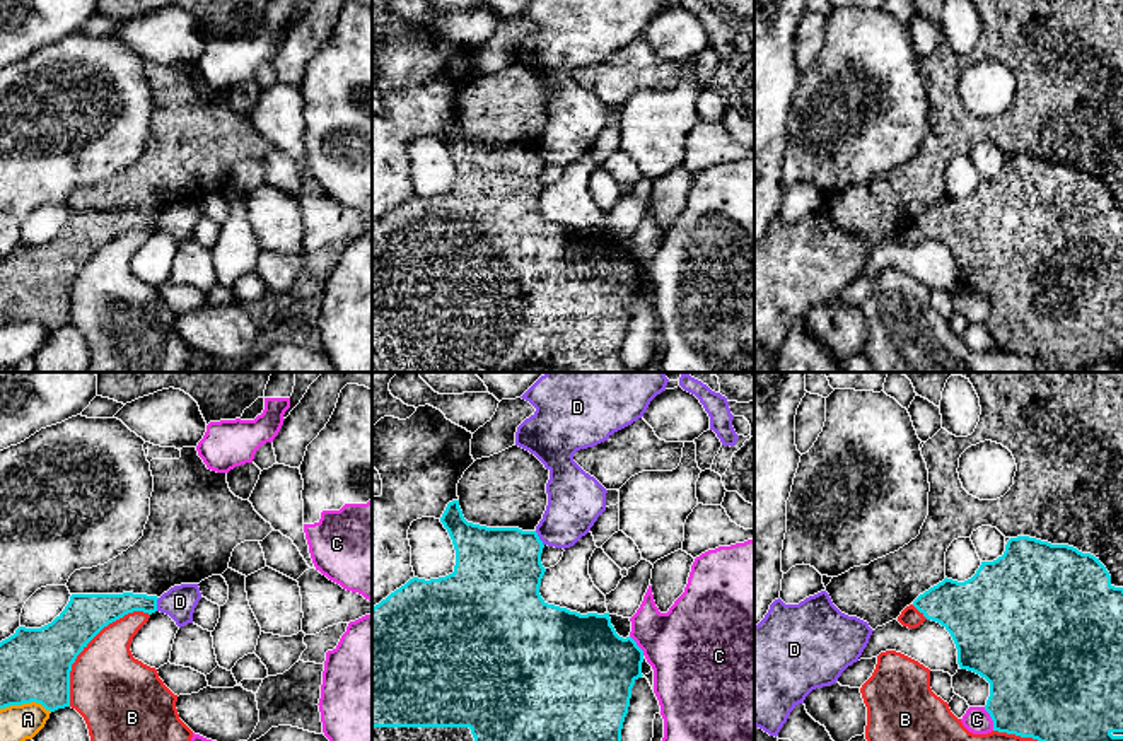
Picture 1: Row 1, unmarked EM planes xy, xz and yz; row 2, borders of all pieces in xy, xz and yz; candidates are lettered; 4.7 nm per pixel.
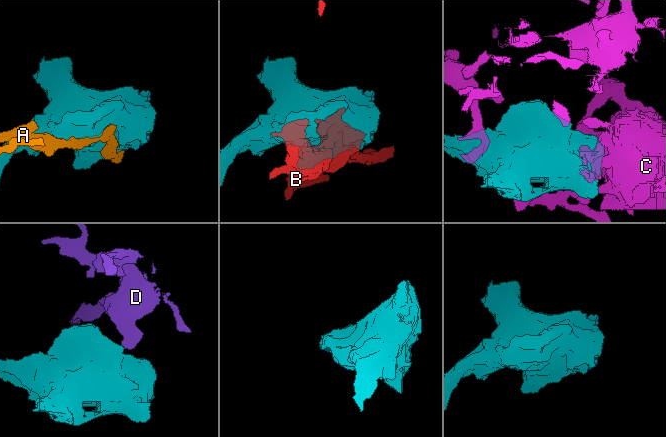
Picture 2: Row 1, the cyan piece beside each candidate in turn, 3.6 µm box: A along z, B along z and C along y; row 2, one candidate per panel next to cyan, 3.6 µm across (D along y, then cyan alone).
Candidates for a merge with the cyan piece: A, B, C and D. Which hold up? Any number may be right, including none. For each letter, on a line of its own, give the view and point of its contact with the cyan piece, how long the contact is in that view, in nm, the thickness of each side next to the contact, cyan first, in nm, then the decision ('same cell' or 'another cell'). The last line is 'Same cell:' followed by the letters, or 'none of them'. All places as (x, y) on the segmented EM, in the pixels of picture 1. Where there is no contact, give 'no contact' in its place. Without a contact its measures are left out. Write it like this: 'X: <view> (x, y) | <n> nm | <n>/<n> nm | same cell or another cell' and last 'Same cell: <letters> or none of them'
A: xy (26, 702) | 240 nm | 340/180 nm | another cell
B: xy (87, 642) | 600 nm | 320/380 nm | another cell
C: yz (992, 719) | 120 nm | 440/120 nm | another cell
D: xz (538, 538) | 80 nm | 400/260 nm | another cell
Same cell: none of them

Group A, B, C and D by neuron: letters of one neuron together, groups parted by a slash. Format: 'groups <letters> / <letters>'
groups A C / B / D

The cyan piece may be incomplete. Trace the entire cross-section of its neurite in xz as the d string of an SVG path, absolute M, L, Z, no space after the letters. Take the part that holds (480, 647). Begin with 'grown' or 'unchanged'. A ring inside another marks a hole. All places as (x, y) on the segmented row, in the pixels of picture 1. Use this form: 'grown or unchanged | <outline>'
grown | M519 446L476 459L457 483L459 499L449 502L440 517L456 550L454 572L430 581L413 577L372 608L372 741L621 741L631 688L643 676L643 651L631 637L616 633L609 613L580 615L541 598L539 586L546 569L541 563L544 545L536 526L548 505L548 480L550 470Z

